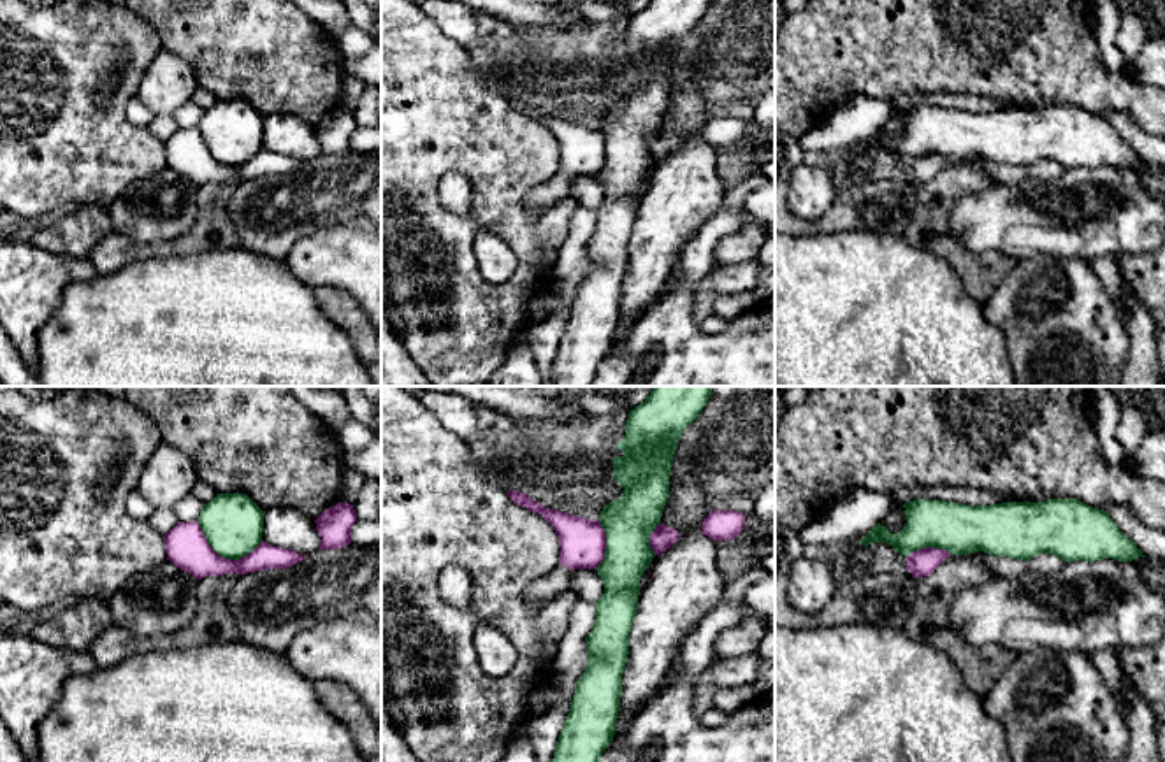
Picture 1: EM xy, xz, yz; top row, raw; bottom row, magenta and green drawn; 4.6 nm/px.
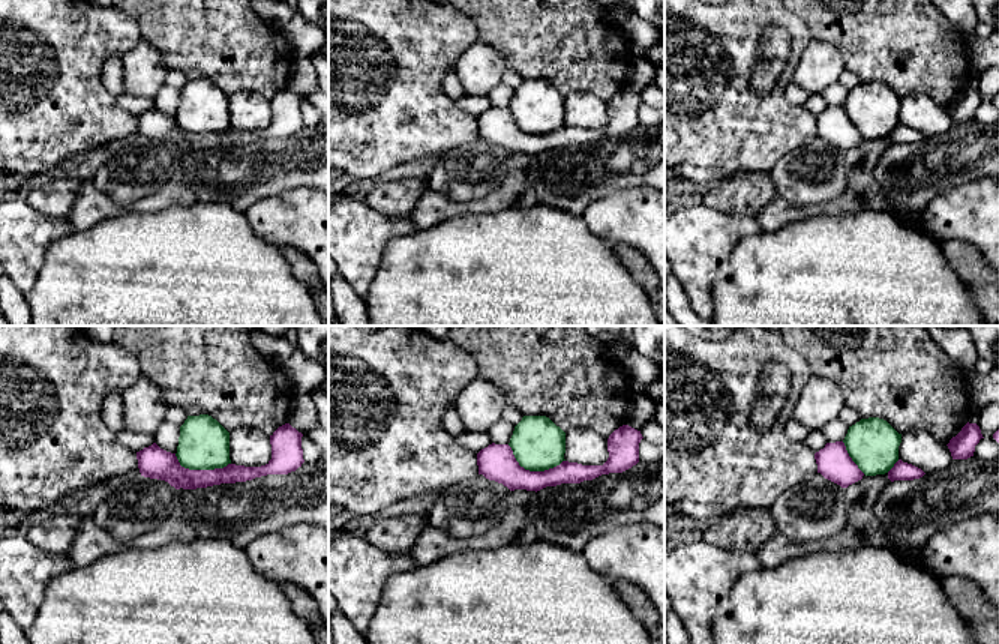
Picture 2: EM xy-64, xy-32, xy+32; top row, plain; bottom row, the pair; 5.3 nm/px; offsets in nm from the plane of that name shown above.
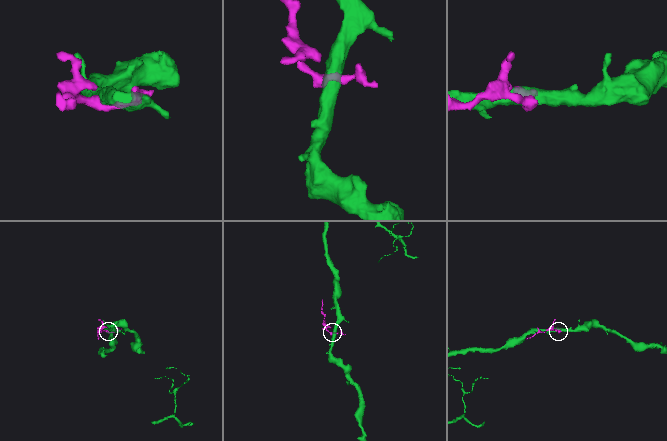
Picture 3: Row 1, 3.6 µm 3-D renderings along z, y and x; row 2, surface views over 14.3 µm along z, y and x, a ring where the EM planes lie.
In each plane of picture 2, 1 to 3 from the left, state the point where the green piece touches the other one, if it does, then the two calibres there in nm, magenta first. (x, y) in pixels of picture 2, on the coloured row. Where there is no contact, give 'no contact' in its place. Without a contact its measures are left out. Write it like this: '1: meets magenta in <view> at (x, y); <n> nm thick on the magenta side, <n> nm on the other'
1: meets magenta in xy-64 at (200, 470); 170 nm thick on the magenta side, 280 nm on the other
2: meets magenta in xy-32 at (533, 472); 190 nm thick on the magenta side, 280 nm on the other
3: meets magenta in xy+32 at (851, 458); 180 nm thick on the magenta side, 280 nm on the other

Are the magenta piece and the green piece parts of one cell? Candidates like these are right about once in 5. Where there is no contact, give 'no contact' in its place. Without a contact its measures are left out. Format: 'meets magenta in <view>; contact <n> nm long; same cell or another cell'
meets magenta in xy; contact 320 nm long; another cell

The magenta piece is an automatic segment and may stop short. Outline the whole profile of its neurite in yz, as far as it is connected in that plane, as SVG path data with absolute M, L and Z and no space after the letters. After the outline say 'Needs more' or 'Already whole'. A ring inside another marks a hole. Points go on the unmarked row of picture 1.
M923 155L907 163L907 176L914 184L930 183L947 163L949 158L938 155Z. Already whole

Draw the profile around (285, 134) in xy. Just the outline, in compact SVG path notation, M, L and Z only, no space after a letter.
M278 112L264 119L262 147L313 163L320 156L322 144L309 123L293 114Z

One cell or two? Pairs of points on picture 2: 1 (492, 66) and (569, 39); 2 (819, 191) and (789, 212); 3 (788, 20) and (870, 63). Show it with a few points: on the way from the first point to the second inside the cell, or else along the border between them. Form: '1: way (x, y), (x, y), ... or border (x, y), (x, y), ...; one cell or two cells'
1: border (479, 38), (500, 54), (507, 69); two cells
2: border (777, 195), (797, 204), (821, 204), (834, 200); two cells
3: border (797, 15), (806, 24), (812, 38); two cells

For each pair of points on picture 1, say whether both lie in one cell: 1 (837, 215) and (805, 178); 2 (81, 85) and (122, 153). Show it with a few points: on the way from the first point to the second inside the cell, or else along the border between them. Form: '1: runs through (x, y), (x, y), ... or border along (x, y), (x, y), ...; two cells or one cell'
1: border along (835, 202), (814, 220), (798, 220), (793, 215); two cells
2: runs through (81, 102), (81, 113), (104, 136); one cell

